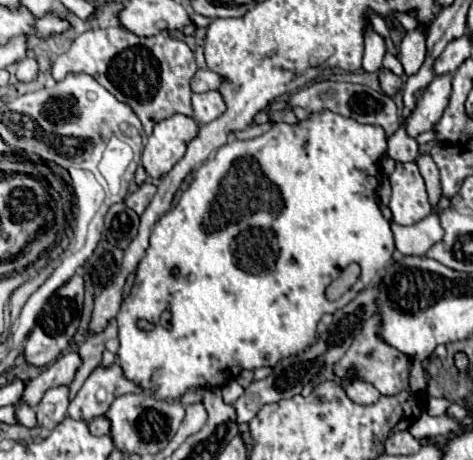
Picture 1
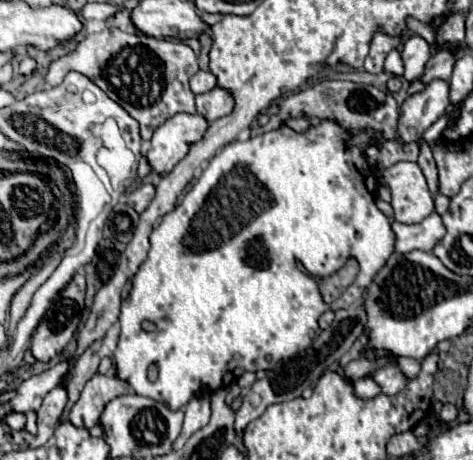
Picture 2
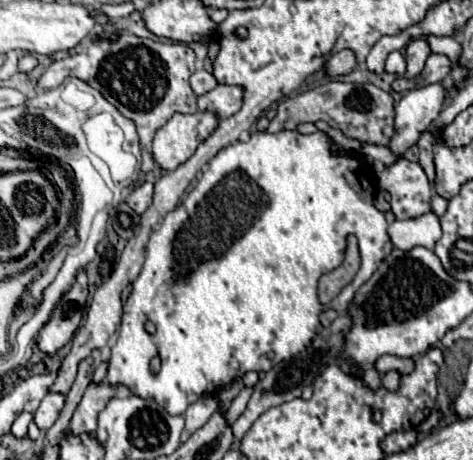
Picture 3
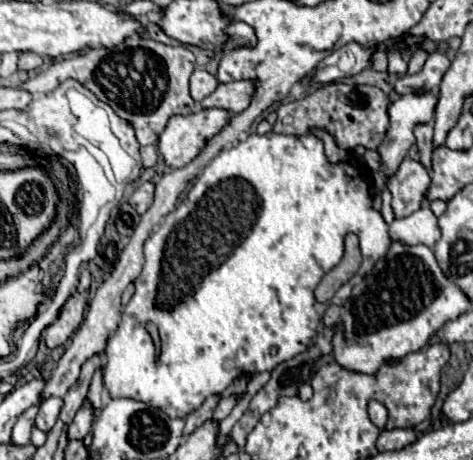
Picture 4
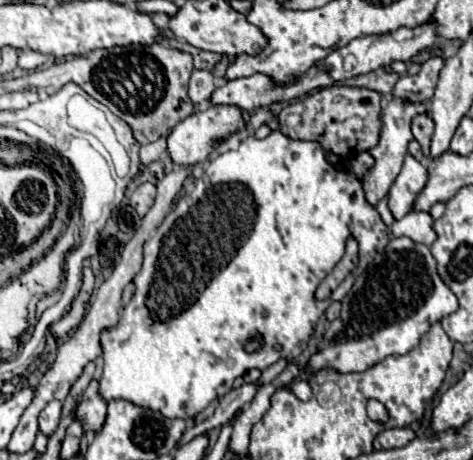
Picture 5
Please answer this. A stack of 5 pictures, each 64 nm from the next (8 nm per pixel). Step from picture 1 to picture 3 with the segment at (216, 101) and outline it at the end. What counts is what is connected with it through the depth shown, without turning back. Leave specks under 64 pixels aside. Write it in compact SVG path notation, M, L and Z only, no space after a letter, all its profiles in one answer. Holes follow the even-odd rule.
M220 84L212 92L198 98L200 110L214 110L220 118L236 114L244 104L244 88Z

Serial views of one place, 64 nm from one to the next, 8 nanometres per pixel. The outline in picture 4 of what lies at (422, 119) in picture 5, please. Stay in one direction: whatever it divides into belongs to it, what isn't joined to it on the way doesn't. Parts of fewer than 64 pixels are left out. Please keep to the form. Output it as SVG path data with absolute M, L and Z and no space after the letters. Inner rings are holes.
M416 124L414 128L414 136L416 136L416 144L420 150L420 162L430 170L430 158L432 158L432 124Z

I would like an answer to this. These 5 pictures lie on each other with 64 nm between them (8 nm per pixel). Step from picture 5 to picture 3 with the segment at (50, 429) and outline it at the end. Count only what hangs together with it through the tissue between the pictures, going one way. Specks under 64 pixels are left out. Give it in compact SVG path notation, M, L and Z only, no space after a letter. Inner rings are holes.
M48 392L48 394L44 396L40 408L38 408L36 414L34 414L36 426L38 426L40 430L48 430L48 428L56 422L56 418L58 418L62 406L64 406L64 396L62 396L62 394Z

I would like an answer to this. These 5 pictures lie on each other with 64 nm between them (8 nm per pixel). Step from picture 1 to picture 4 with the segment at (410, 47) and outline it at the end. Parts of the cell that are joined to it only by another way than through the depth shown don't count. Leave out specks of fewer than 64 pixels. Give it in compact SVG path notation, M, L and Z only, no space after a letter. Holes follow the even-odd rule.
M416 48L412 58L410 58L410 62L408 62L408 74L416 74L424 66L426 58L428 58L428 54L422 48Z

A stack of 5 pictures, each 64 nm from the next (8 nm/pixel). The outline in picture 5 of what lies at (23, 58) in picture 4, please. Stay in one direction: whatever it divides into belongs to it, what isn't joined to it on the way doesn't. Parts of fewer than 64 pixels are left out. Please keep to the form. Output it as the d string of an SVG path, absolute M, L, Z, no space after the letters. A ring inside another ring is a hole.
M22 50L20 58L18 58L18 66L22 70L36 70L40 66L44 66L48 62L48 56L40 54L40 52L32 52L32 50Z

